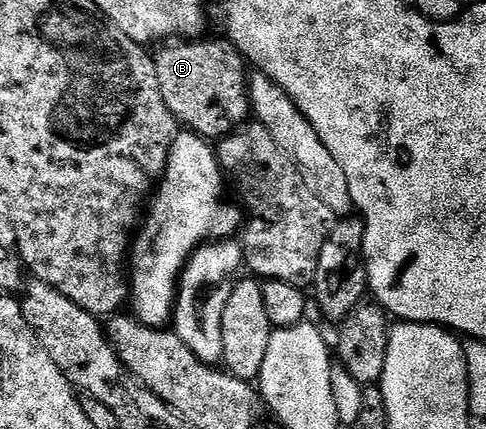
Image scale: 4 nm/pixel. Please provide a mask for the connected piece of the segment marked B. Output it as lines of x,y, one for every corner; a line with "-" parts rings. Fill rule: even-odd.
228,38
209,39
166,43
158,47
161,49
155,52
155,59
163,102
167,102
167,110
171,110
178,125
210,142
217,142
250,119
249,76
245,72
245,57

